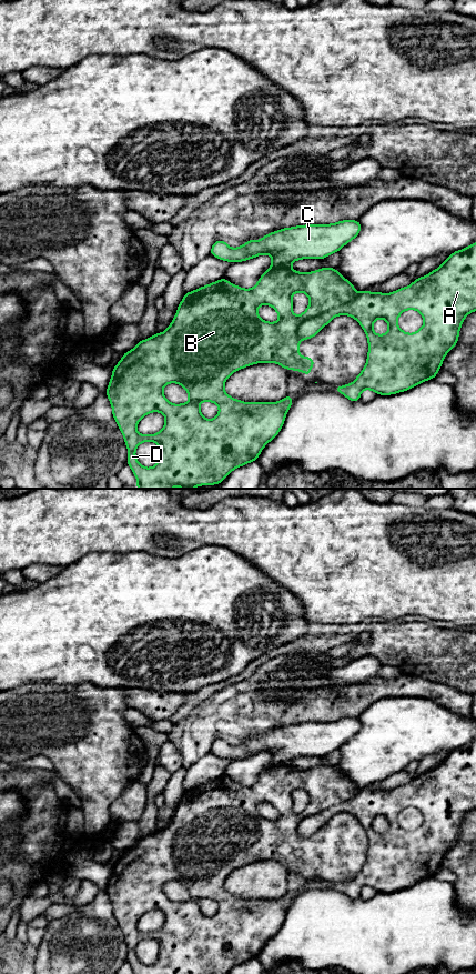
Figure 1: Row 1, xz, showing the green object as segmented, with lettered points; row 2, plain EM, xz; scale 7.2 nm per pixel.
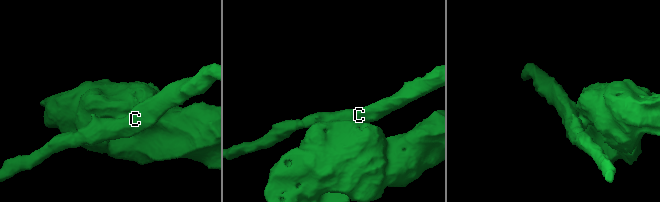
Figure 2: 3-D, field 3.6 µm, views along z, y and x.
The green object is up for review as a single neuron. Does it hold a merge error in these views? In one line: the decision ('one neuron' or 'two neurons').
two neurons

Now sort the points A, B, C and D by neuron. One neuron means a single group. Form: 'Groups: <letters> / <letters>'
Groups: A B D / C

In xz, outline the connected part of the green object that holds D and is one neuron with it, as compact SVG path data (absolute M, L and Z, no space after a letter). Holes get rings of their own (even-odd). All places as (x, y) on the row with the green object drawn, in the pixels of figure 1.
M476 242L453 252L440 267L417 278L408 287L391 293L357 292L335 268L322 268L312 272L298 272L292 268L270 269L262 273L257 283L251 289L233 285L231 281L223 278L186 292L165 331L139 341L132 350L124 352L112 370L105 392L112 406L112 416L128 448L126 464L136 478L136 488L193 489L202 485L219 485L236 468L256 461L264 446L282 430L293 396L286 395L278 402L247 403L230 396L224 390L225 381L235 371L256 363L277 363L285 370L303 371L304 375L310 376L311 369L316 362L311 357L300 355L300 341L314 338L335 317L348 315L355 319L363 328L368 342L367 360L361 373L352 383L335 386L335 392L356 402L361 400L363 390L372 390L377 395L392 395L433 380L439 372L446 354L456 347L465 318L474 311L476 311ZM297 292L305 293L310 300L308 307L300 315L293 313L292 297ZM263 304L276 311L280 315L276 322L260 318L257 309ZM406 310L416 310L423 317L424 324L414 333L404 332L397 324L398 317ZM377 319L384 319L388 323L385 334L374 332L373 324ZM169 383L180 384L188 392L189 401L181 404L171 403L163 394L163 389ZM204 401L219 406L219 414L214 419L207 420L202 415L200 404ZM152 412L164 415L163 429L155 434L140 434L136 431L138 423ZM149 441L159 446L159 460L152 468L141 465L135 455L136 448Z

